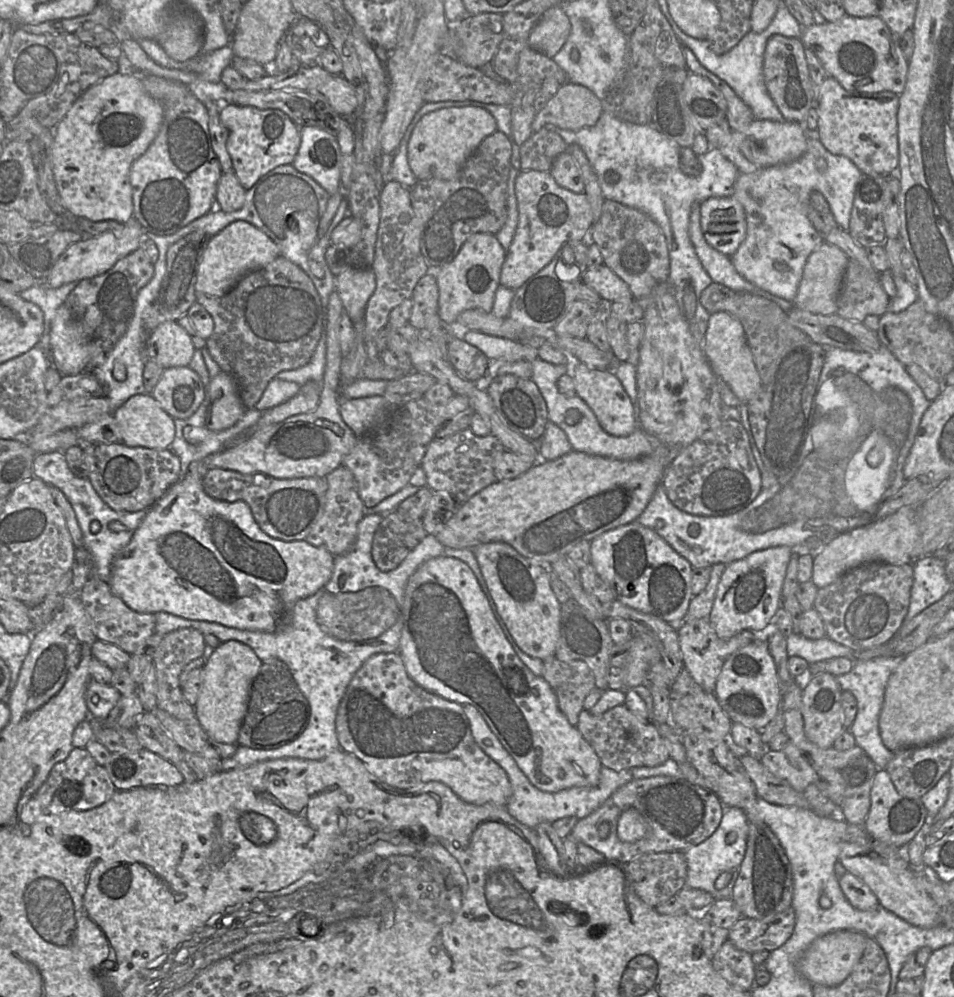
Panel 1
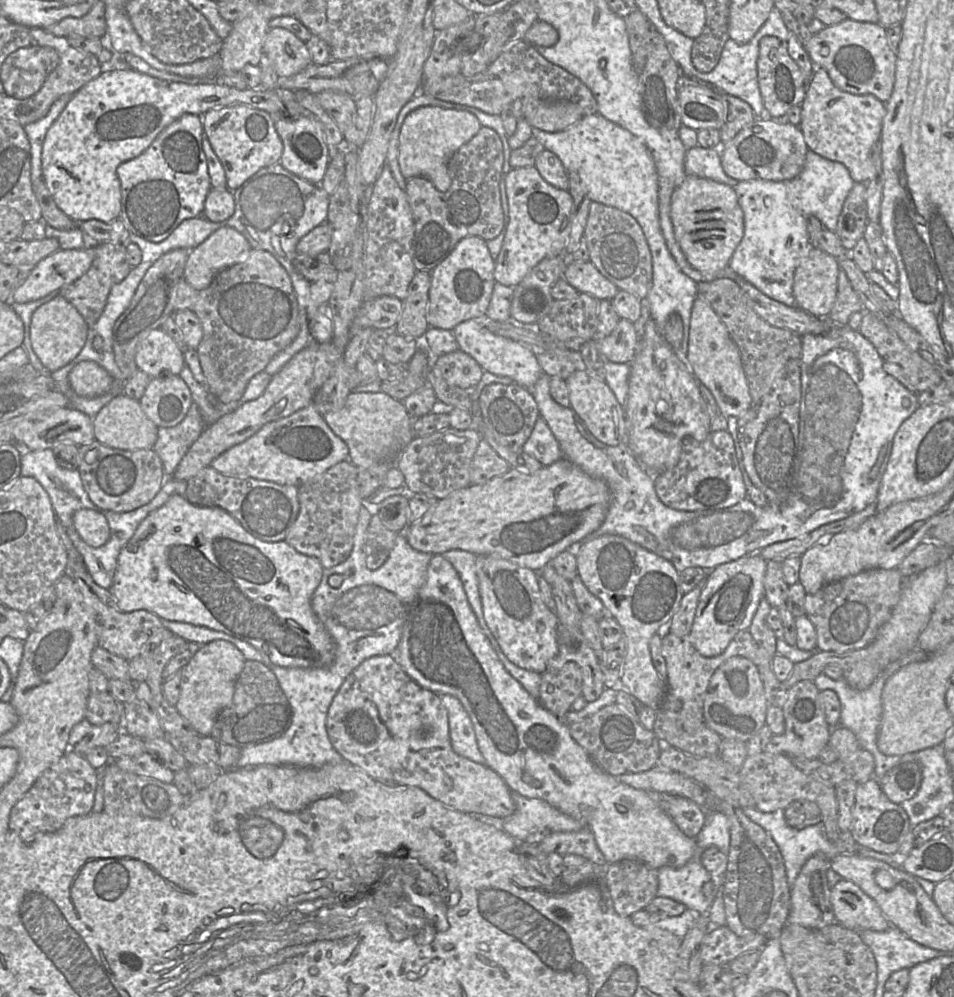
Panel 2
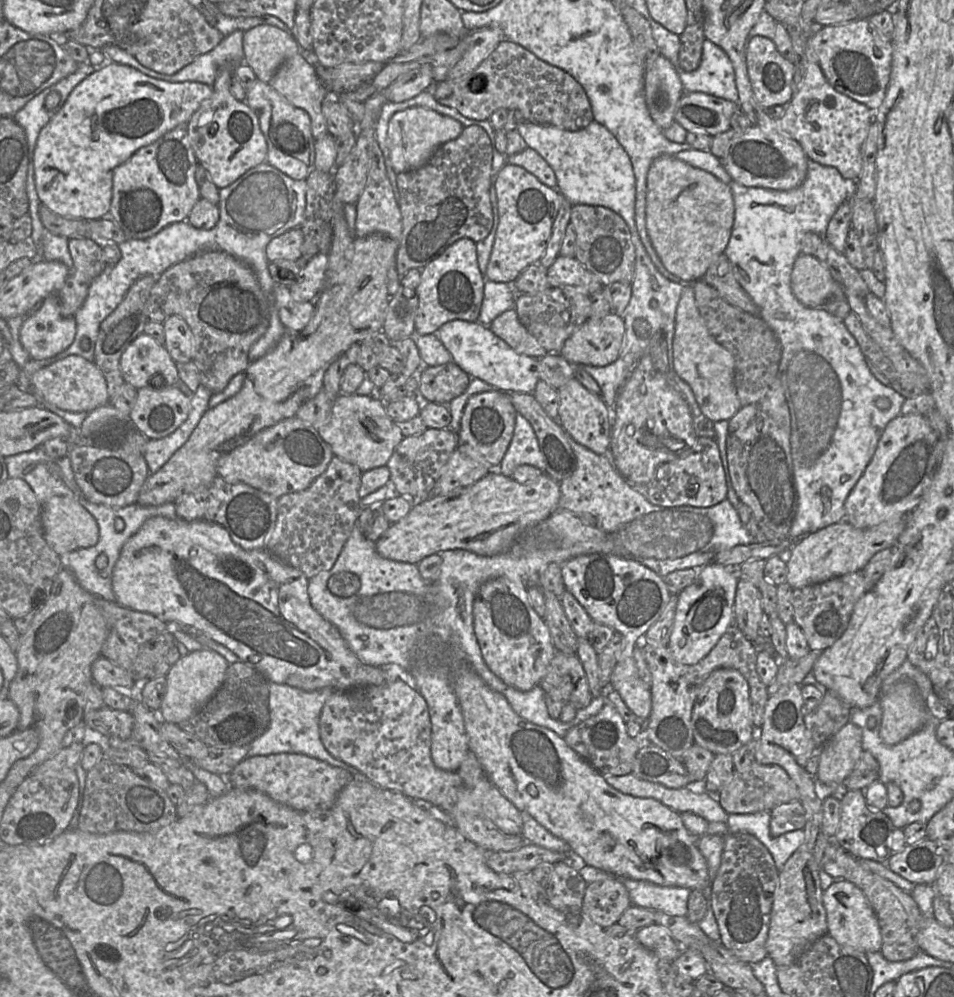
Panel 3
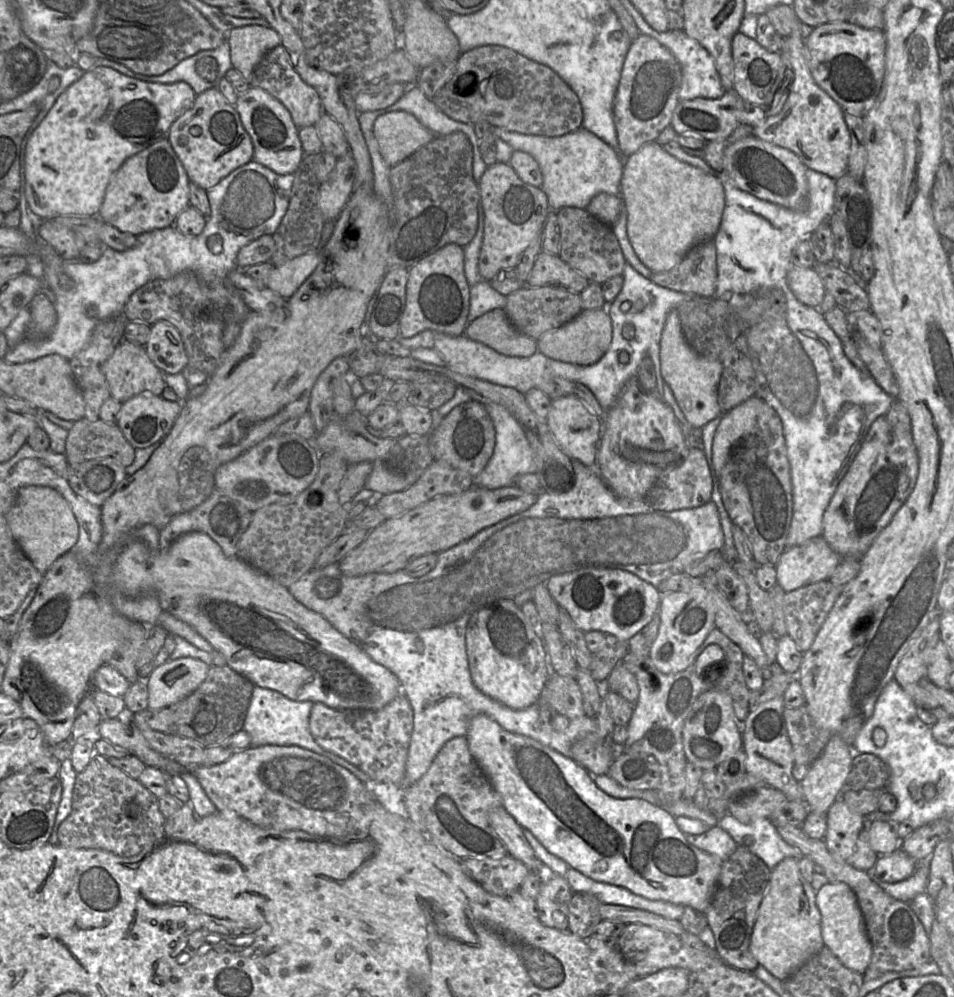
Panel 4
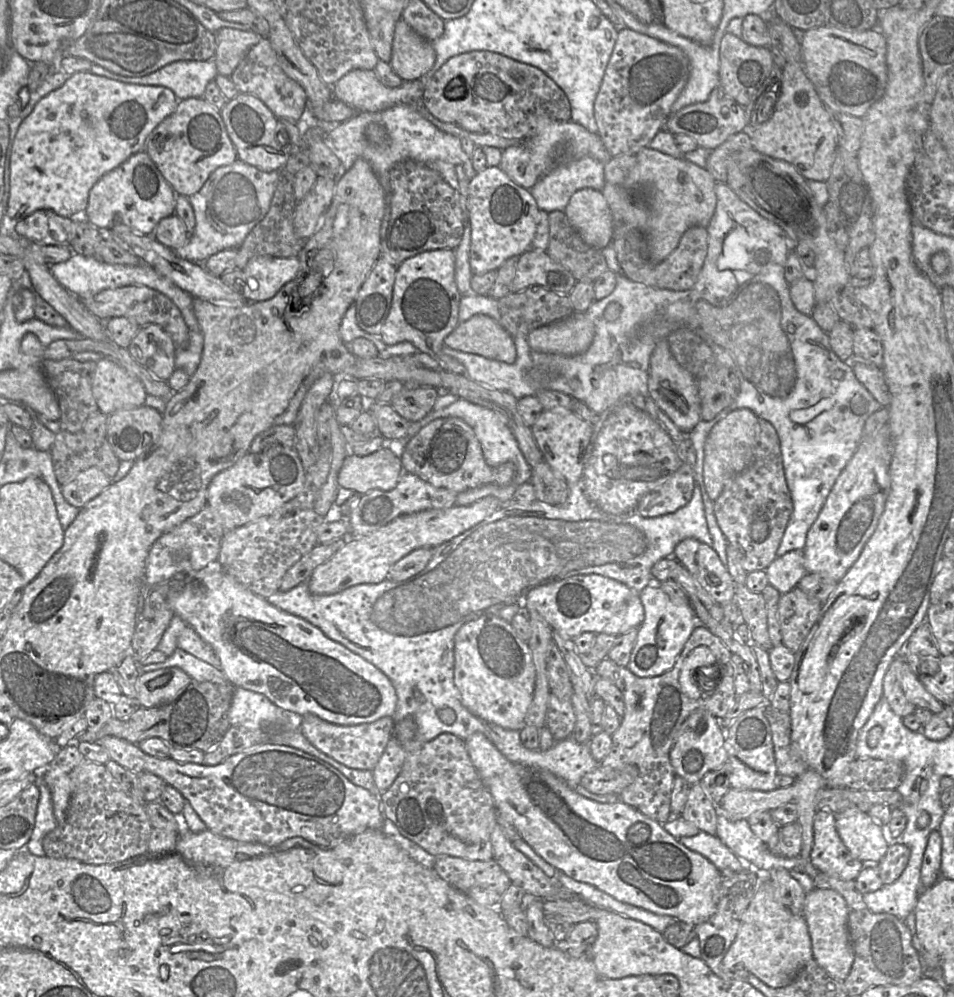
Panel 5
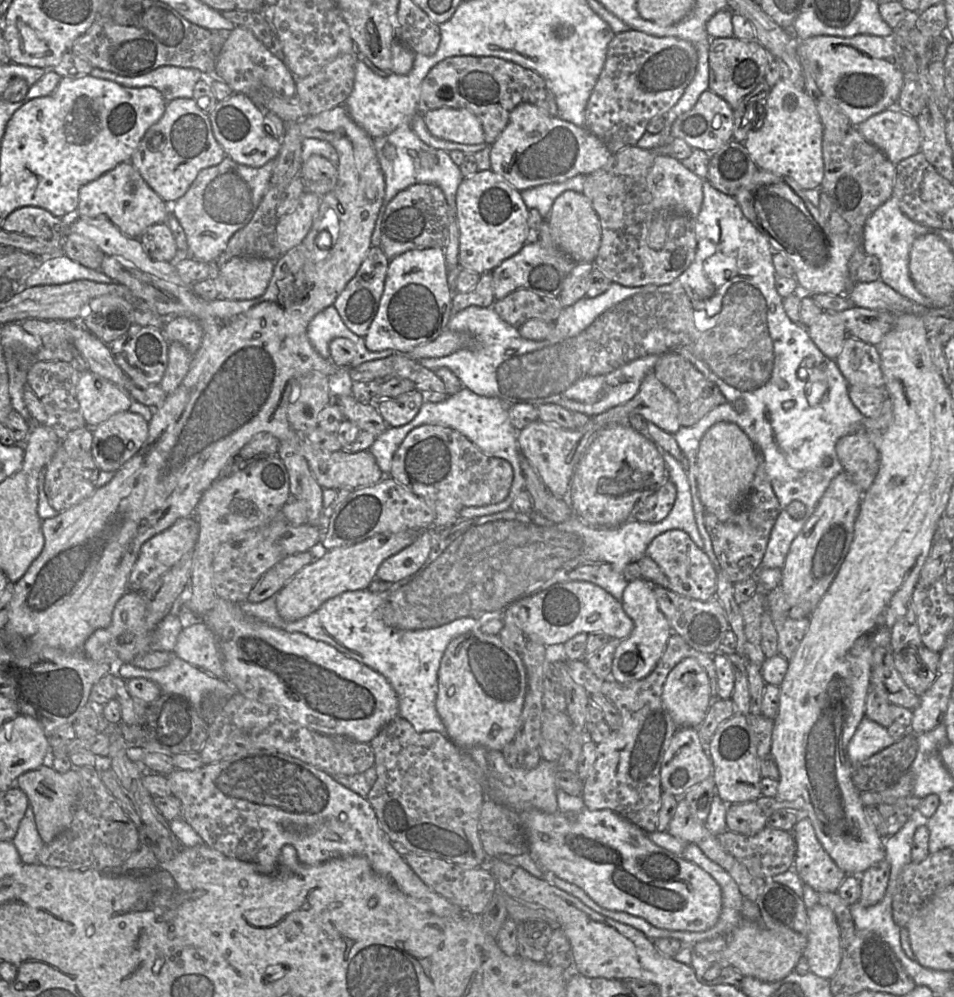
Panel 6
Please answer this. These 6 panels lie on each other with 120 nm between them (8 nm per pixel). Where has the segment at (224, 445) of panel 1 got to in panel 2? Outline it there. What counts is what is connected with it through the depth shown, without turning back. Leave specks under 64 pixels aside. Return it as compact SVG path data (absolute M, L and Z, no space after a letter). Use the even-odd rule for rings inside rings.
M192 403L184 419L174 427L158 429L153 450L160 457L164 473L169 478L189 447L197 440L205 428L199 407Z

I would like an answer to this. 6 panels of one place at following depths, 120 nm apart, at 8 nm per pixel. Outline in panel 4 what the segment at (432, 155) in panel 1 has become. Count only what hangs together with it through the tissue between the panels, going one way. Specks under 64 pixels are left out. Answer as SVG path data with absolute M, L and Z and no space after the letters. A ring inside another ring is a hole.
M391 112L379 116L373 134L388 167L393 167L433 141L436 136L410 113Z

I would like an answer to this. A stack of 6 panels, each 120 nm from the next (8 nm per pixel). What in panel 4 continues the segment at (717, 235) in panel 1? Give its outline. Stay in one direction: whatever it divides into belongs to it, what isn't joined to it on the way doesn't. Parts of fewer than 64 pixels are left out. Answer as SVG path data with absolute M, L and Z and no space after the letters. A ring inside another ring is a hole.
M657 142L623 157L620 198L627 213L627 236L639 260L653 272L674 268L694 246L713 240L725 208L722 180L680 161Z

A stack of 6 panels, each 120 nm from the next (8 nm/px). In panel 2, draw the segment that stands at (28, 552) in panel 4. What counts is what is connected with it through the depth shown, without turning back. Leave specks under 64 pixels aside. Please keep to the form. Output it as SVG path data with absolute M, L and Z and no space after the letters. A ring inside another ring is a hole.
M80 509L73 514L72 521L77 534L89 546L100 547L110 538L107 519L99 511Z

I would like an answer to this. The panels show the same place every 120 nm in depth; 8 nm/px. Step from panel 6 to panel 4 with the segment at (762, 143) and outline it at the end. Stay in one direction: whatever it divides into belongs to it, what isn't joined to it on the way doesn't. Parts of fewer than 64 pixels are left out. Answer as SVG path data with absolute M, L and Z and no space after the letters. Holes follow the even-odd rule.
M800 24L789 37L789 53L794 79L789 86L788 98L781 111L767 117L753 128L754 135L766 142L795 153L807 169L825 174L834 180L848 173L851 139L844 120L843 109L815 82L808 63L806 44Z

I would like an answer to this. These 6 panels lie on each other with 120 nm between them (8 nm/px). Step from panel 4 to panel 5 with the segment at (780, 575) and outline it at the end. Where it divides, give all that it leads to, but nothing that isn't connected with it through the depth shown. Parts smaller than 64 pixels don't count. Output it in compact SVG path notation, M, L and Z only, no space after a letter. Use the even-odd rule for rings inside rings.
M792 550L777 557L766 569L768 584L780 594L797 588L799 581L808 574L804 566L803 550Z

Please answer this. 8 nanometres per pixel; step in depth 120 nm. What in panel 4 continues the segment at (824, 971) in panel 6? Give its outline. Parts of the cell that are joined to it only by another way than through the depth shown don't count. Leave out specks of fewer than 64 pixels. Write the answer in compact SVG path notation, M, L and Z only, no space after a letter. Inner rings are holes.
M842 882L827 883L816 892L816 904L821 913L824 946L828 947L845 967L863 973L871 960L872 945L853 890Z

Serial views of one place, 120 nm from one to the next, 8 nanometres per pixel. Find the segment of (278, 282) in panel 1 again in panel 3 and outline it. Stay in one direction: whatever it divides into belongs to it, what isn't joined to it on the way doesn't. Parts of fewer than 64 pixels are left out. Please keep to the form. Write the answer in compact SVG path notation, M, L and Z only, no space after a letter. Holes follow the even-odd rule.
M225 252L200 253L171 266L158 276L145 307L148 321L163 323L173 315L186 321L195 340L192 362L201 385L212 393L223 391L235 375L244 373L251 362L248 354L252 345L267 332L272 316L279 318L273 295L261 288L252 269Z

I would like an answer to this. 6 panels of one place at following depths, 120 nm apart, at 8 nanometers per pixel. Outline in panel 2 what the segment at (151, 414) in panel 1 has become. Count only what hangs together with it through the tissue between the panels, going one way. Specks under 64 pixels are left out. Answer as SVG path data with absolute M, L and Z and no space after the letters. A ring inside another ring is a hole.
M122 393L114 397L94 417L95 441L122 450L152 449L158 436L158 427L143 412L139 400Z

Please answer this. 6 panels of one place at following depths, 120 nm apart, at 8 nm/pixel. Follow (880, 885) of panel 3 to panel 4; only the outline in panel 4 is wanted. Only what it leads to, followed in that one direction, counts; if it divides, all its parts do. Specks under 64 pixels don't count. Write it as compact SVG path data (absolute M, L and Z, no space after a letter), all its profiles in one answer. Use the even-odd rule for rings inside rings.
M784 825L776 828L786 843L797 848L803 856L809 857L817 867L822 868L829 883L845 883L855 893L872 945L871 960L863 972L864 981L876 979L885 972L912 970L930 960L929 935L909 902L897 900L887 894L868 871L858 870L834 857L823 839L807 836L799 826Z

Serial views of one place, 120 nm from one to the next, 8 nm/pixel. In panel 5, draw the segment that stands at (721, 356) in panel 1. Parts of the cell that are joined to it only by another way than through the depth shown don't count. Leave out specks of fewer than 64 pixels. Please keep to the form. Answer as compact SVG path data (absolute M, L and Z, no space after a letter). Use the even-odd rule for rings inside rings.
M667 338L657 342L651 355L647 395L683 432L701 421L701 405L694 376L672 355Z

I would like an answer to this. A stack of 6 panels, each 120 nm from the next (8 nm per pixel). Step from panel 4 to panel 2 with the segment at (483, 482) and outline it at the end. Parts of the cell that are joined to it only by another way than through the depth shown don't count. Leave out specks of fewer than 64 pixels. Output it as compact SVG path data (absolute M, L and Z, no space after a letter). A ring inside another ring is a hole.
M541 417L536 421L522 450L537 459L543 466L551 465L563 457L559 442Z

